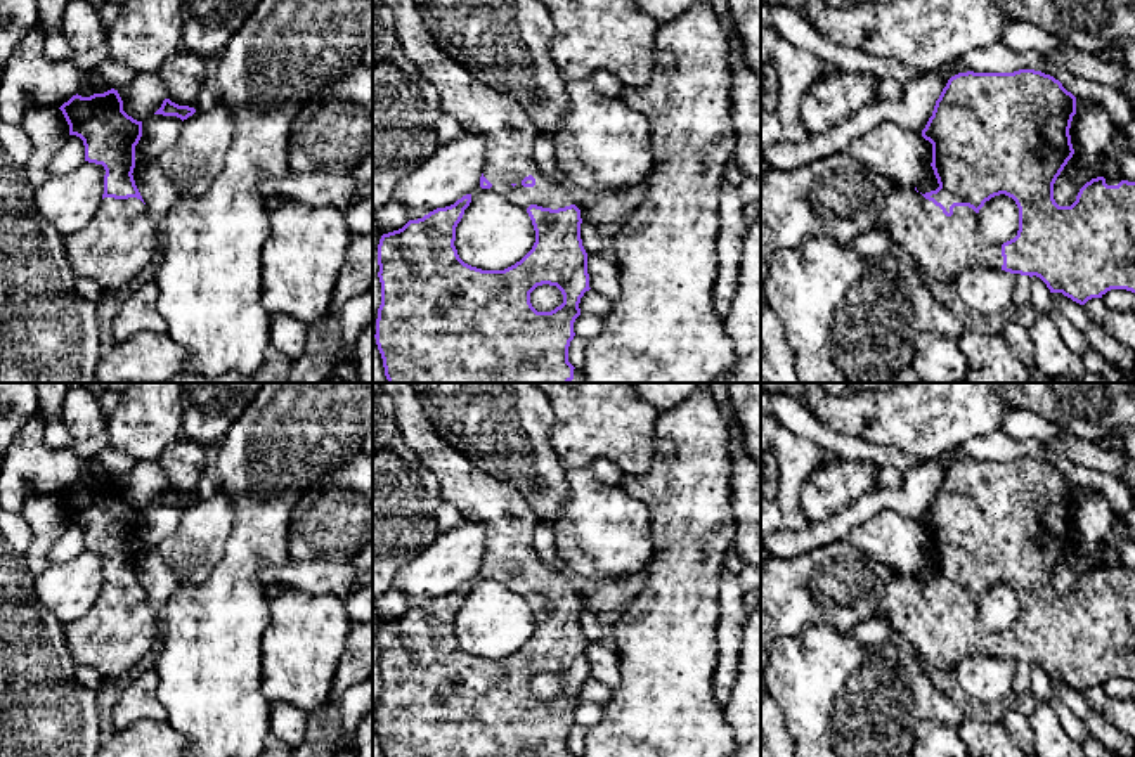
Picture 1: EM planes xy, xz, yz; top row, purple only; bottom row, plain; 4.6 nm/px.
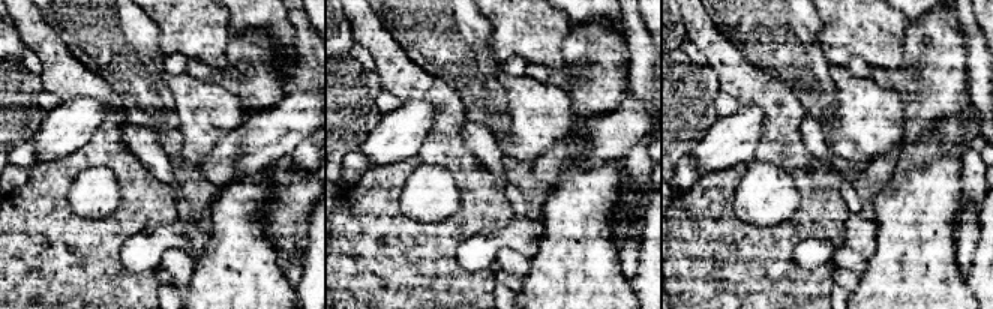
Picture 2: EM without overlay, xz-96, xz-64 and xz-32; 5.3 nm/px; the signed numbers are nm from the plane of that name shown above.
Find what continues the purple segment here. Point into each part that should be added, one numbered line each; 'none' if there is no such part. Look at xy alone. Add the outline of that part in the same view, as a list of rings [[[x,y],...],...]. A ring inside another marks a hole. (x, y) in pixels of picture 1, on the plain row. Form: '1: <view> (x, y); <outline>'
1: xy (118, 631); [[[104,586],[90,611],[64,627],[64,641],[75,665],[94,667],[102,679],[120,681],[144,660],[159,632],[161,615],[151,611],[140,587]]]

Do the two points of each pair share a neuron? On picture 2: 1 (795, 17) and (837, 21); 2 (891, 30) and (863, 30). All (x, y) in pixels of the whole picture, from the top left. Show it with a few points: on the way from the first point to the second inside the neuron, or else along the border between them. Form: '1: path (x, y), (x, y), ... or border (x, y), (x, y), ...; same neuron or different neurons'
1: border (818, 15), (822, 23), (819, 44), (825, 54); different neurons
2: path (884, 30), (870, 30); same neuron

